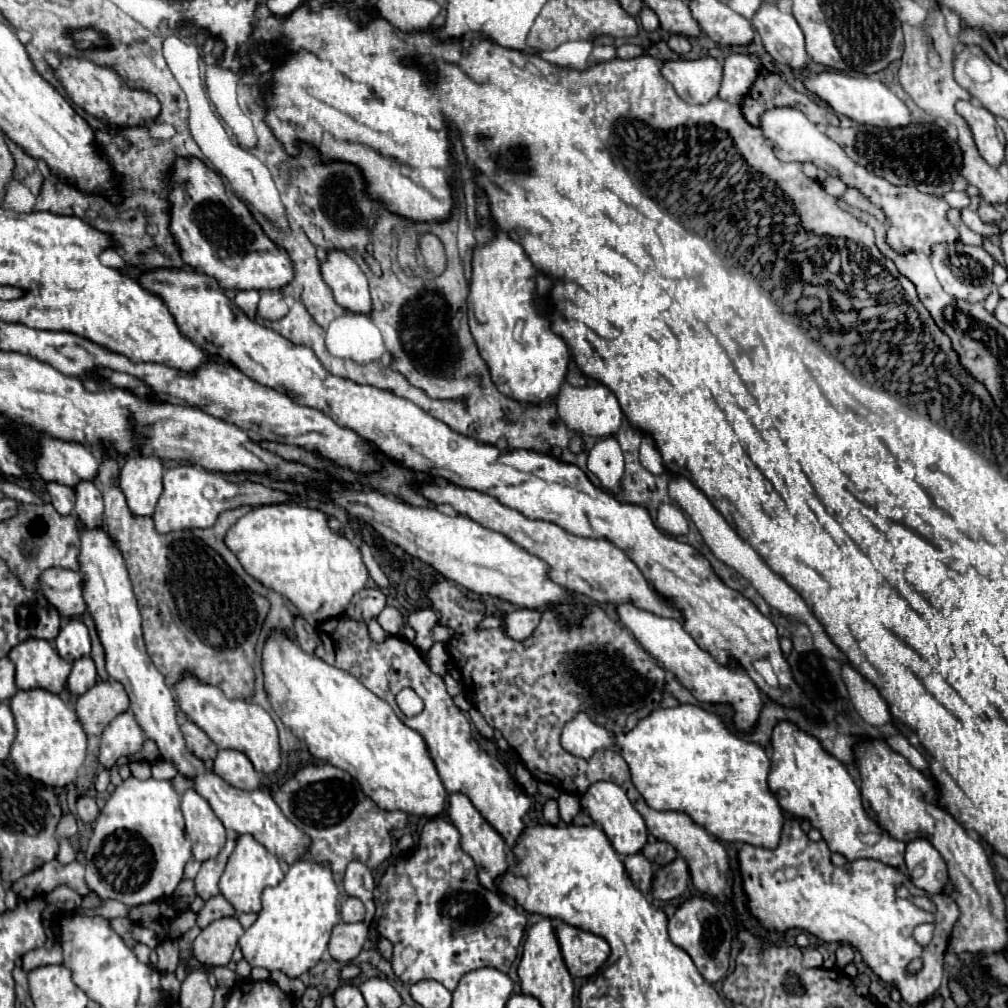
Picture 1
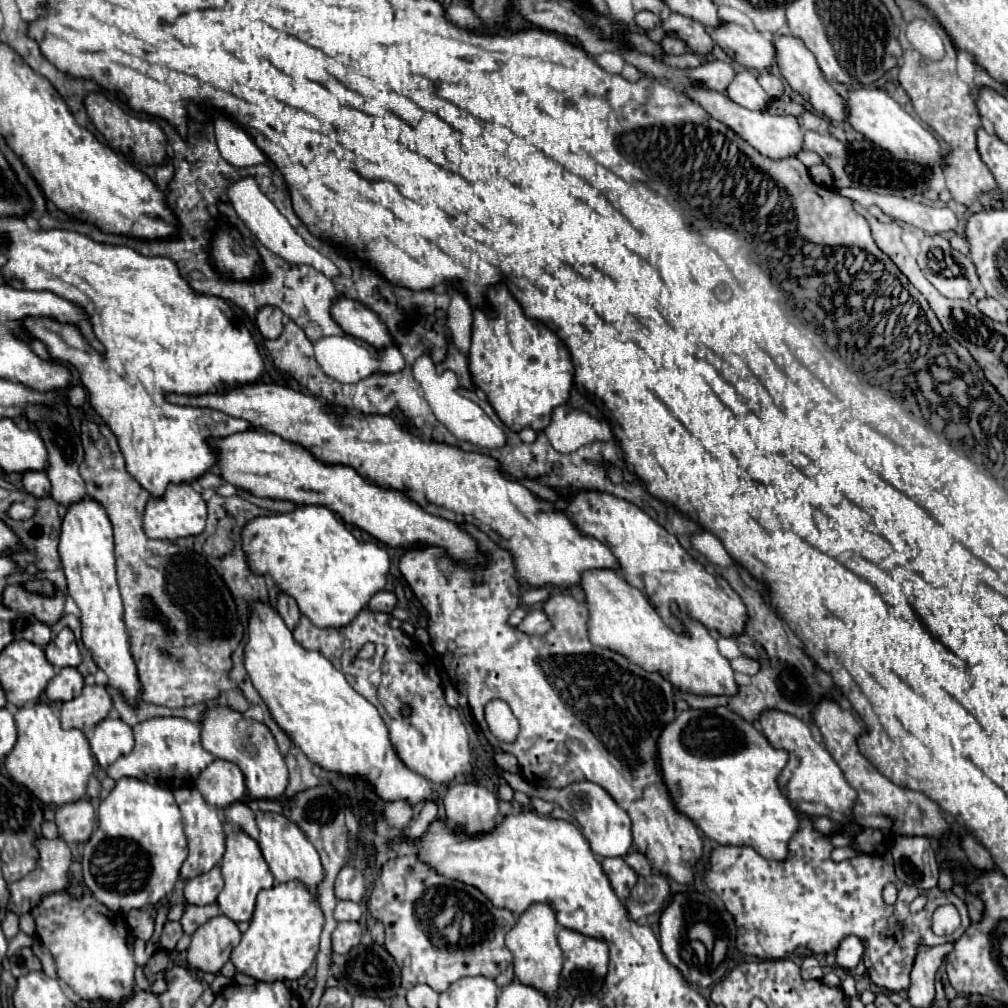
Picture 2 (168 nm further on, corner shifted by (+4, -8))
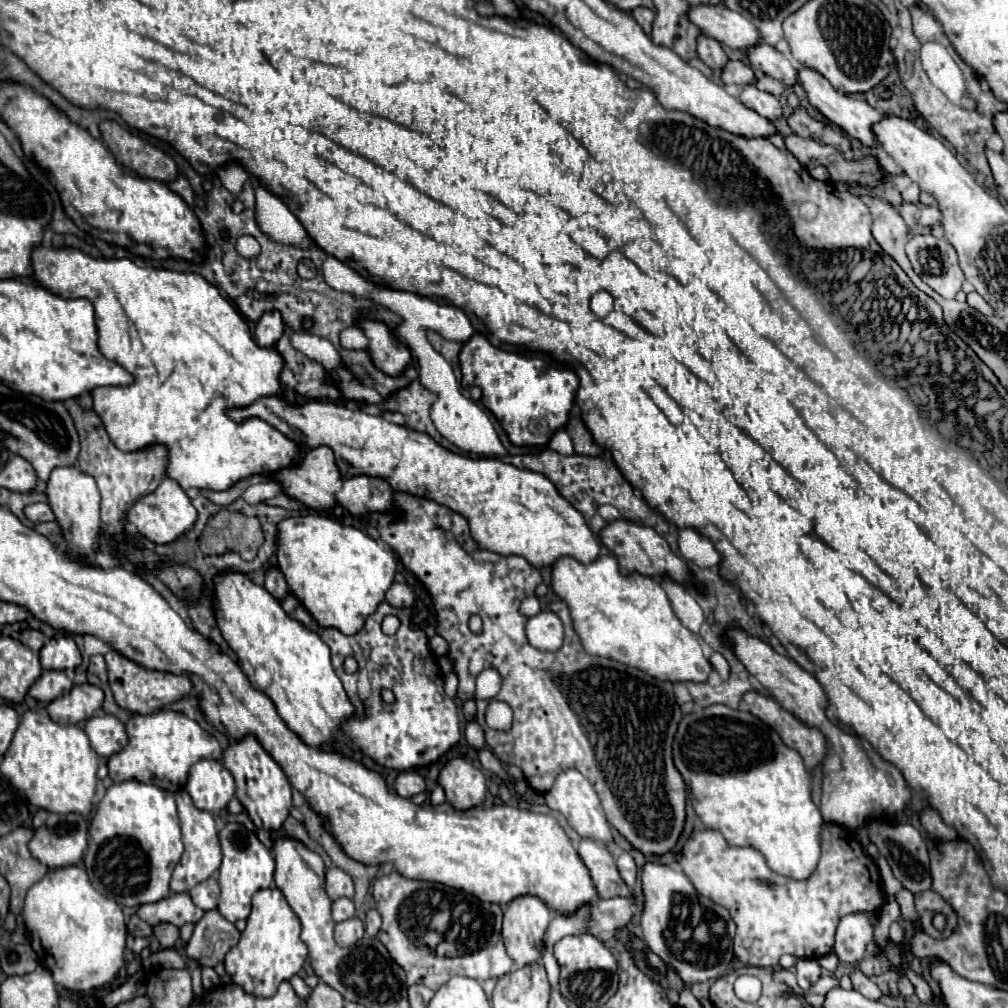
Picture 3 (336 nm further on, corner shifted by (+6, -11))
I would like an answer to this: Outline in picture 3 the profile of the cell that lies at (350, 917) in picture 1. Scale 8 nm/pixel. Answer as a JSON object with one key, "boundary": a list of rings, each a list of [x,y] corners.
{"boundary":[[[338,898],[336,902],[332,902],[332,918],[334,922],[342,922],[348,918],[354,918],[354,902],[350,898]]]}

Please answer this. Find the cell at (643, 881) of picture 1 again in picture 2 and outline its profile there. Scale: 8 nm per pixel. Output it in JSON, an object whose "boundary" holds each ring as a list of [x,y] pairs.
{"boundary":[[[604,857],[600,861],[614,893],[624,899],[628,895],[628,889],[636,883],[636,873],[626,865],[626,861],[622,857]]]}

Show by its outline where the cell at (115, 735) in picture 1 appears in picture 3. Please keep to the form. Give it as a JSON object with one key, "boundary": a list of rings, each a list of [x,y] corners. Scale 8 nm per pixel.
{"boundary":[[[94,716],[86,722],[84,732],[90,738],[92,750],[100,758],[110,758],[114,752],[122,752],[126,746],[126,728],[116,716]]]}

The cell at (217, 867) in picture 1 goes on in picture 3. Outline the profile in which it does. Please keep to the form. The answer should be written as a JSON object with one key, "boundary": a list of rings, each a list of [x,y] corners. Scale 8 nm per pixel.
{"boundary":[[[210,876],[208,880],[196,884],[190,892],[190,898],[194,900],[194,904],[202,910],[214,910],[220,898],[220,886],[218,886],[218,878]]]}

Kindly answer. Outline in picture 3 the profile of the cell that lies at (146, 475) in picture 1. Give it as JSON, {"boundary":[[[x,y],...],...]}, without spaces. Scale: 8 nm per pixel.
{"boundary":[[[36,246],[32,250],[30,278],[62,298],[90,300],[96,310],[100,352],[134,376],[134,382],[128,386],[100,386],[92,390],[94,412],[98,412],[110,440],[122,452],[136,452],[138,448],[150,448],[150,444],[166,444],[170,452],[166,476],[176,480],[182,490],[226,490],[250,474],[274,472],[294,462],[298,444],[282,432],[260,418],[248,418],[236,424],[226,416],[226,408],[244,408],[262,396],[280,394],[278,376],[284,362],[274,348],[260,348],[252,342],[246,320],[202,276],[152,266],[140,268],[130,258],[98,260],[70,246]]]}

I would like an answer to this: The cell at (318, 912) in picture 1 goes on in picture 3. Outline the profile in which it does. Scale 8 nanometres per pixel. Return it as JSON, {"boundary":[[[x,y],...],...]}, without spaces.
{"boundary":[[[278,888],[258,890],[252,898],[252,912],[248,916],[246,930],[224,960],[226,972],[232,976],[234,984],[254,996],[274,996],[278,984],[298,974],[308,958],[308,948],[300,940],[300,930],[302,926],[298,916],[292,912]]]}

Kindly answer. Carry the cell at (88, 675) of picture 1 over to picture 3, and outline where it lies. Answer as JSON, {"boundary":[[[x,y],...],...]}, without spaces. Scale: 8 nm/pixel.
{"boundary":[[[42,672],[42,676],[34,682],[34,686],[30,688],[28,694],[32,698],[48,704],[50,700],[66,696],[66,692],[70,692],[72,686],[74,686],[74,682],[64,672]]]}

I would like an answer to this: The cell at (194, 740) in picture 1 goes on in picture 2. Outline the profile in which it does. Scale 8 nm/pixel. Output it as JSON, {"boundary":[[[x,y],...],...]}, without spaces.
{"boundary":[[[184,717],[146,719],[134,725],[134,739],[136,739],[136,745],[132,753],[120,757],[116,763],[108,767],[108,777],[112,775],[114,781],[122,777],[134,777],[166,789],[178,789],[178,787],[192,785],[200,775],[200,771],[214,761],[214,755],[202,747],[200,725]]]}

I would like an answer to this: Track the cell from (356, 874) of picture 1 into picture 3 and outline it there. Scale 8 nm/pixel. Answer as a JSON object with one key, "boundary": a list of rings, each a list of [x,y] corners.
{"boundary":[[[332,866],[326,872],[326,892],[328,892],[330,900],[354,898],[354,882],[344,870]]]}

